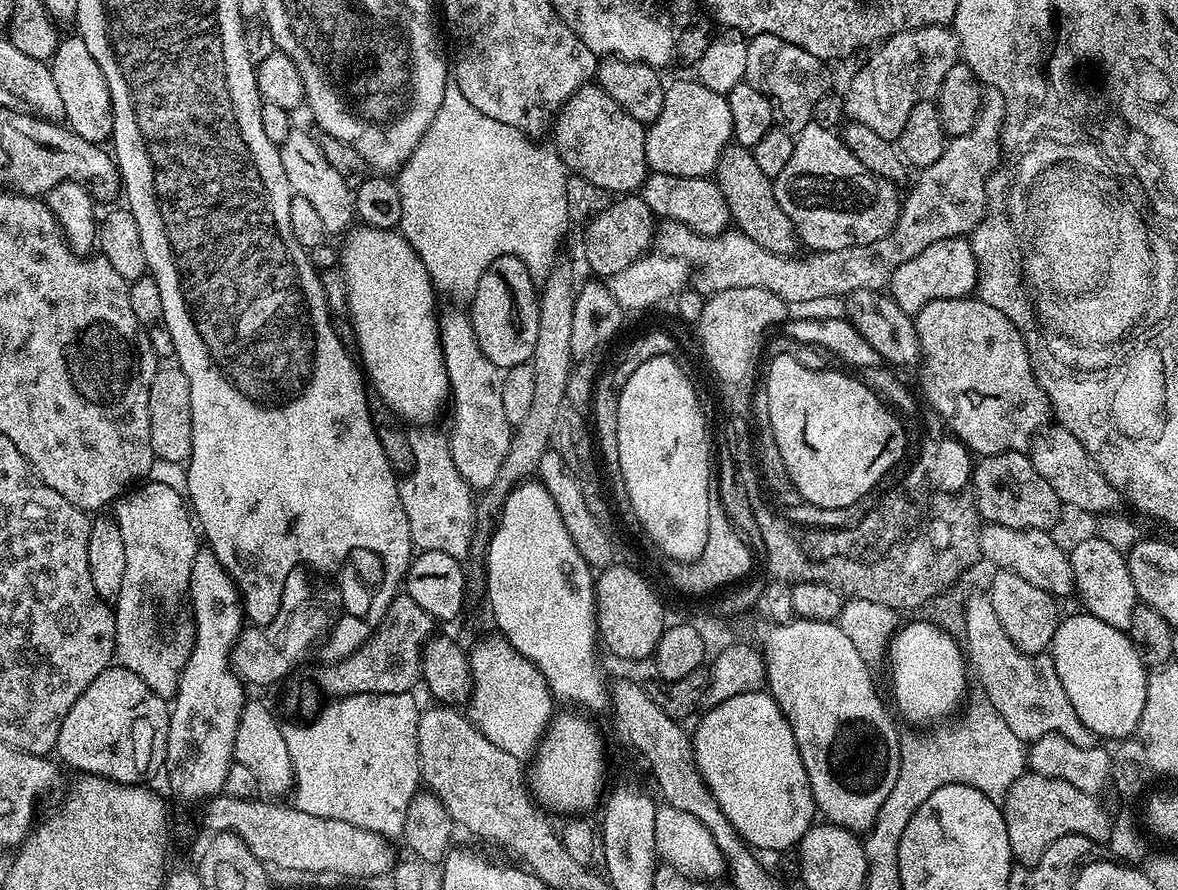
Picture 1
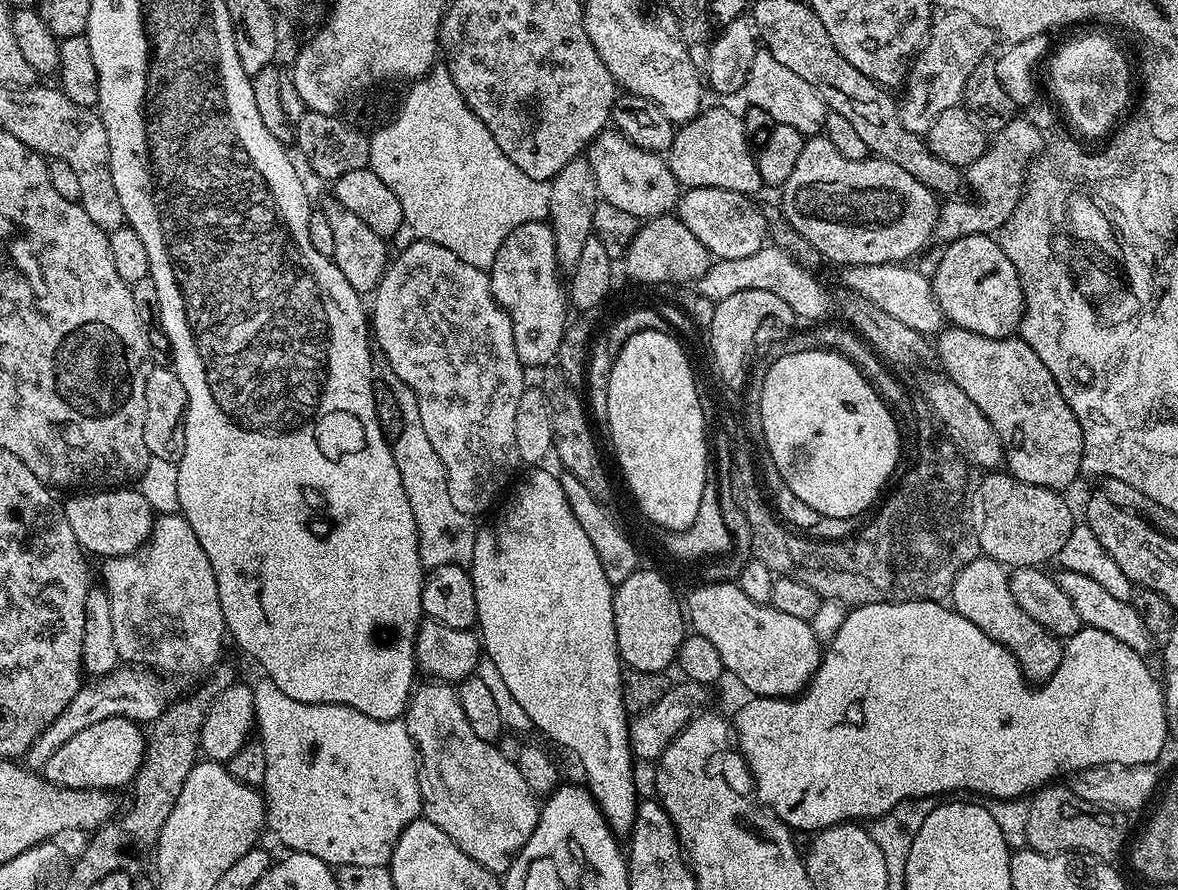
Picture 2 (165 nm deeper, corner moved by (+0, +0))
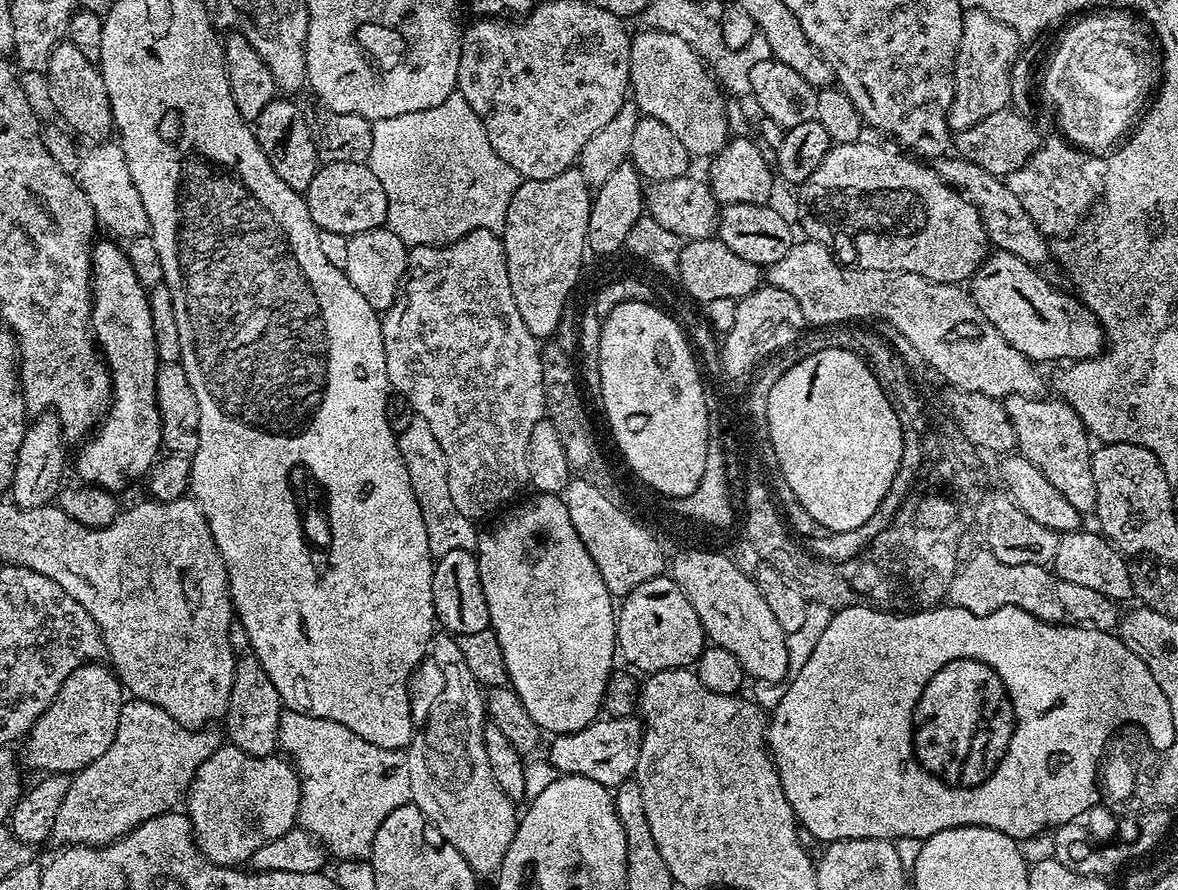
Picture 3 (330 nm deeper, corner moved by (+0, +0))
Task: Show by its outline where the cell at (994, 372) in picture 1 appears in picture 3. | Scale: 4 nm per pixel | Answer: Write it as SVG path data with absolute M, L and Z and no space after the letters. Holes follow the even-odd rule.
M1014 394L1003 397L1002 403L1006 414L1009 416L1010 425L1014 428L1016 435L1016 447L1019 455L1025 456L1042 474L1050 481L1050 486L1058 490L1082 514L1092 514L1096 510L1096 487L1094 486L1094 470L1092 469L1093 445L1088 445L1090 433L1085 428L1083 422L1078 418L1078 414L1072 409L1072 405L1064 403L1063 399L1044 400L1035 396L1023 396Z

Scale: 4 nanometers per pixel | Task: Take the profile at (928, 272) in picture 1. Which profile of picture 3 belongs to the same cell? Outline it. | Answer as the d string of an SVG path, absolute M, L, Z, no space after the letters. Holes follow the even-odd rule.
M993 251L985 256L980 267L976 269L970 281L970 295L972 301L982 310L982 314L1028 360L1041 362L1040 360L1064 360L1063 362L1075 362L1077 360L1091 360L1093 356L1101 355L1106 344L1106 333L1100 326L1100 319L1084 305L1075 295L1067 296L1059 292L1044 276L1039 276L1033 265L1022 262L1009 252Z

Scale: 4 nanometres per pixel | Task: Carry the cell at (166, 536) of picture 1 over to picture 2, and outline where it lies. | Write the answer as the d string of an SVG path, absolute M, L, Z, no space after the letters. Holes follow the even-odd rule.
M132 486L111 490L96 490L91 494L76 494L73 500L63 501L66 519L74 530L74 538L99 558L130 556L152 535L154 513L150 502Z

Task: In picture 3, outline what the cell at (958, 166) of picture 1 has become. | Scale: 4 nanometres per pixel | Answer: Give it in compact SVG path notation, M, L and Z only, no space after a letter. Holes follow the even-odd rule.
M1059 135L1052 136L1043 141L1040 149L1018 170L1014 170L1006 178L1006 183L1010 186L1012 193L1020 199L1022 207L1026 209L1026 214L1034 222L1036 229L1049 238L1068 238L1072 233L1084 223L1089 212L1093 211L1094 203L1092 199L1097 199L1098 192L1092 189L1092 184L1088 181L1088 176L1084 173L1084 168L1080 165L1081 153L1068 140Z

